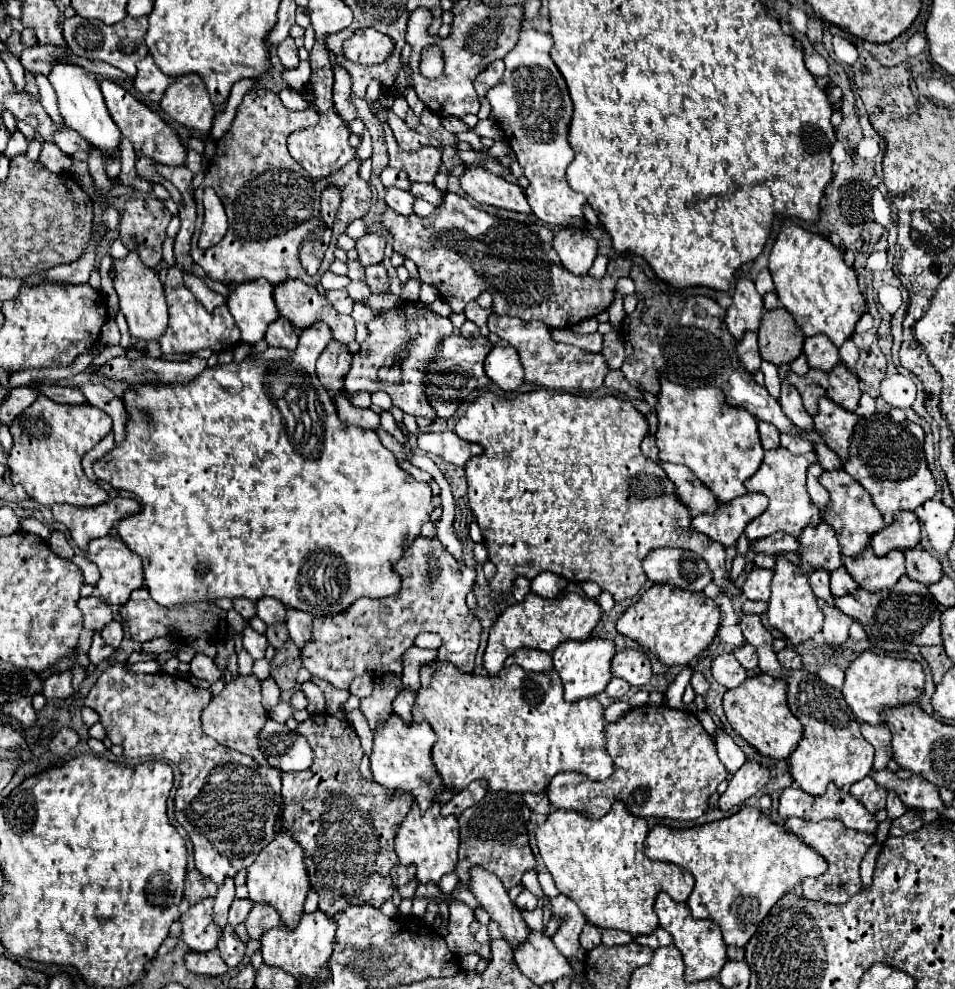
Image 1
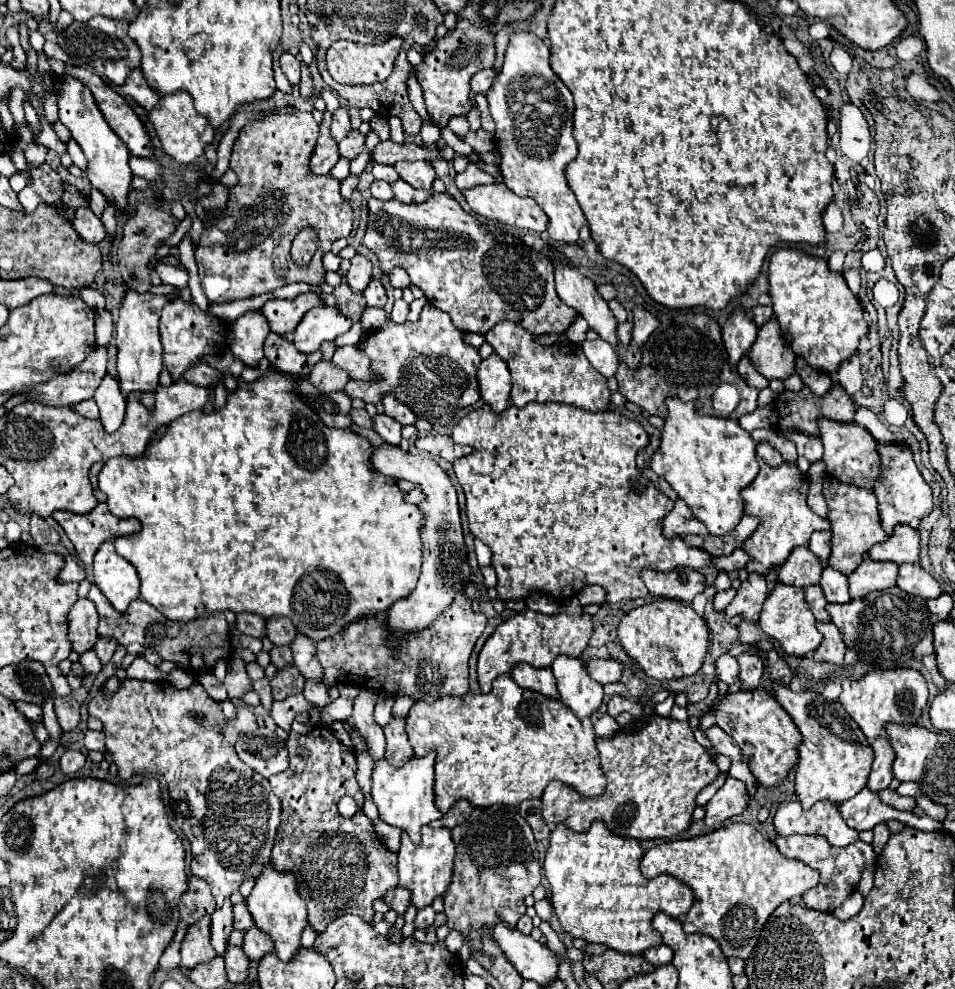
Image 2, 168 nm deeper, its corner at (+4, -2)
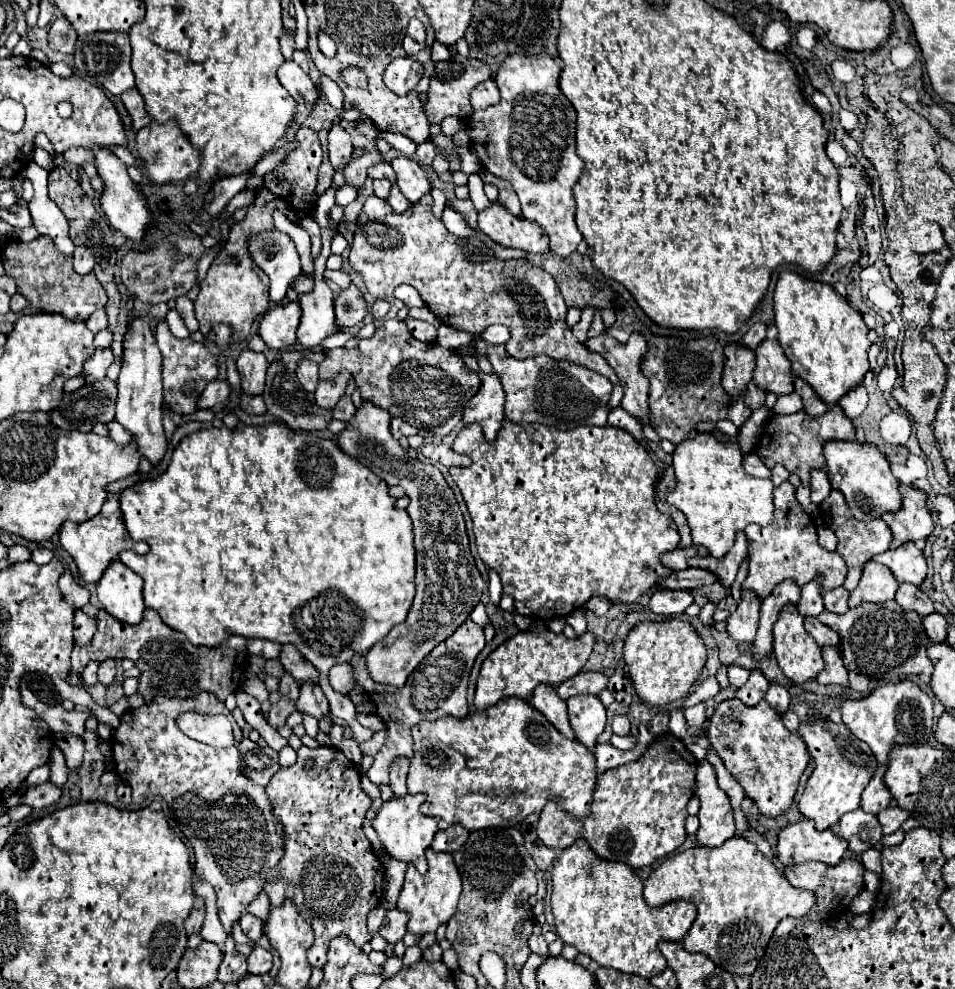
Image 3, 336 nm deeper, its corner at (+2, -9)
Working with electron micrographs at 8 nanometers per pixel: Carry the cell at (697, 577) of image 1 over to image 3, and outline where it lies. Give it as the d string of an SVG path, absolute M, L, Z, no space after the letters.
M656 590L650 598L650 610L656 614L680 614L694 602L690 590Z

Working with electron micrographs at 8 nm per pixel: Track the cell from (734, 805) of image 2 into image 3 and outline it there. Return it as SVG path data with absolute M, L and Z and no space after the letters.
M706 760L698 764L696 796L700 798L700 828L696 834L698 844L710 848L724 844L736 834L734 810L728 794L716 786L716 776Z

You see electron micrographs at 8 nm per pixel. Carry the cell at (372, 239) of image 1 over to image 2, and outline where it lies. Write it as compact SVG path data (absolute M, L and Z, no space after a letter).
M356 255L352 259L350 271L346 273L346 281L348 281L350 289L354 293L362 293L368 287L368 283L370 283L370 273L372 273L372 263L366 257Z

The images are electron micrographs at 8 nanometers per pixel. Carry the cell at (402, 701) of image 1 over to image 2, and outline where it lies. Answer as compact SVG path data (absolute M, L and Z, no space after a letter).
M392 719L386 727L384 727L384 735L386 735L386 761L392 767L402 767L404 763L408 763L412 759L412 747L408 743L406 731L404 731L404 719Z

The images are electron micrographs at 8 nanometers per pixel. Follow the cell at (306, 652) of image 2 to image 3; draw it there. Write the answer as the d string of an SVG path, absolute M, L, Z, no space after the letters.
M304 682L300 684L300 698L296 700L296 708L300 712L308 712L314 718L330 718L328 714L328 700L324 696L324 692L320 690L320 686Z

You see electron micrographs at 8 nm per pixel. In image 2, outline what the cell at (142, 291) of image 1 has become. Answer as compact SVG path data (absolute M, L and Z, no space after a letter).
M126 291L124 295L124 303L122 303L122 309L120 309L120 315L118 315L118 329L116 329L116 343L118 343L118 381L120 381L120 391L124 395L124 399L130 395L130 393L142 393L142 403L146 403L148 407L146 409L154 409L154 387L158 387L160 383L160 371L162 371L162 345L160 345L160 333L158 333L158 319L160 319L160 311L162 307L166 305L166 301L176 298L176 294L166 295L166 297L160 297L160 295L152 295L152 293L136 293L136 291Z

